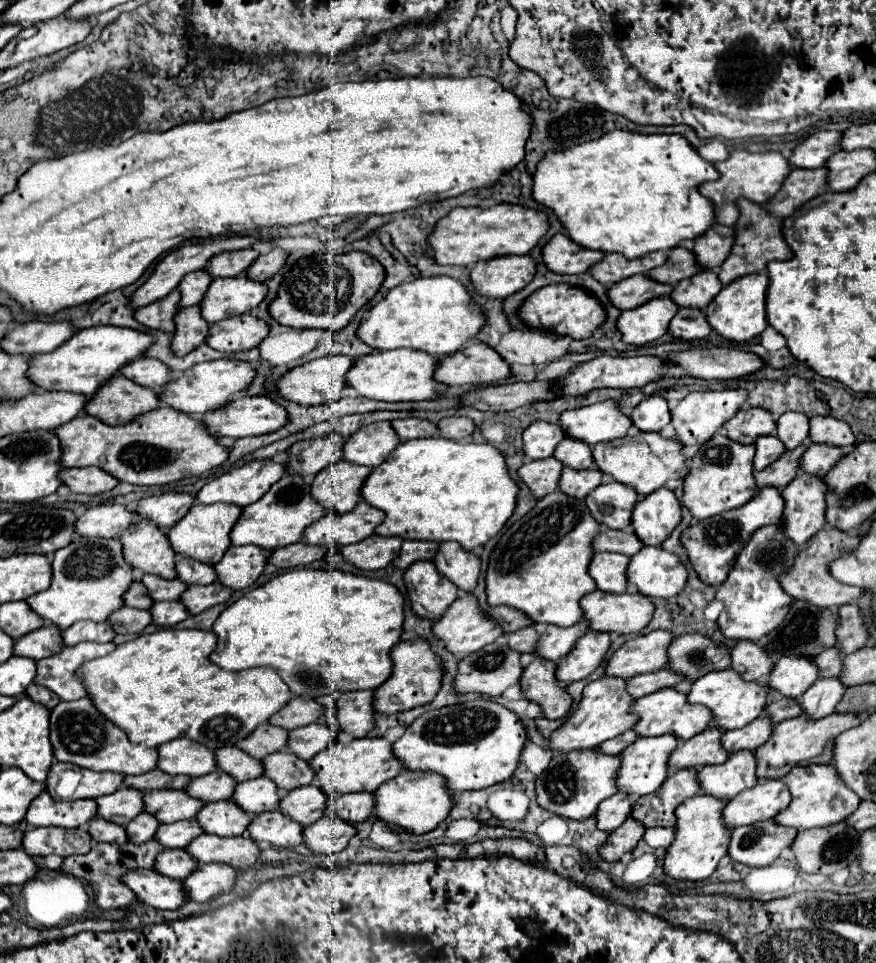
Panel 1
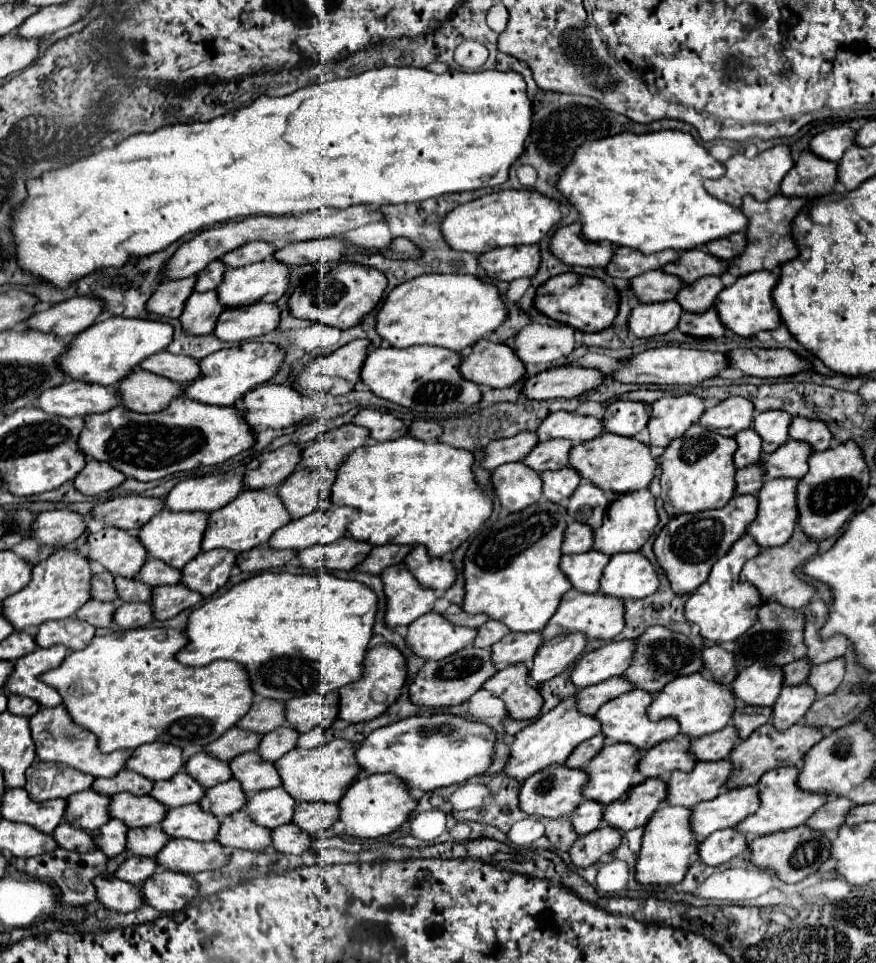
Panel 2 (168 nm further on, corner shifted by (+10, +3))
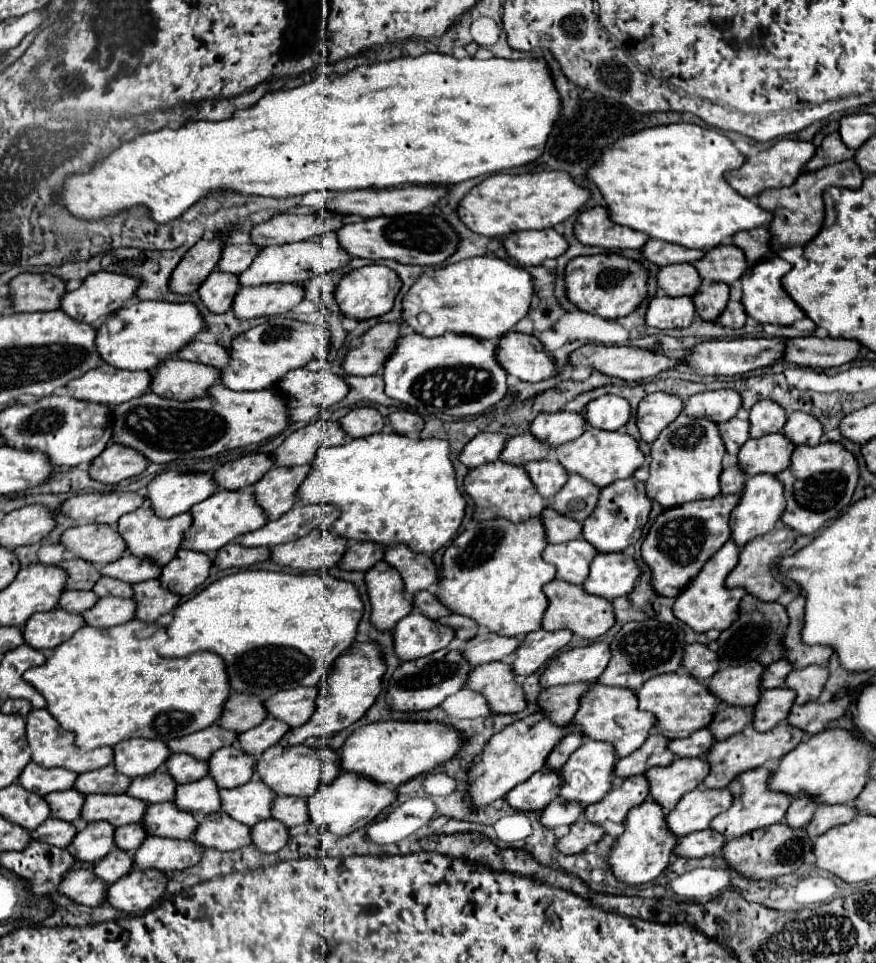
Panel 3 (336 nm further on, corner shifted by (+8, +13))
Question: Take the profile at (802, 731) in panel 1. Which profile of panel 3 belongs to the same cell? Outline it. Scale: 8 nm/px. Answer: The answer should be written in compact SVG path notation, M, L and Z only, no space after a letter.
M780 723L778 727L774 727L772 731L756 731L752 725L746 727L742 733L728 737L726 741L716 741L716 745L710 749L708 753L708 761L710 761L710 775L706 777L704 785L710 789L722 789L726 787L734 777L738 777L744 771L756 769L756 767L774 767L786 753L790 753L794 747L798 747L798 743L802 743L808 735L790 725L790 723Z

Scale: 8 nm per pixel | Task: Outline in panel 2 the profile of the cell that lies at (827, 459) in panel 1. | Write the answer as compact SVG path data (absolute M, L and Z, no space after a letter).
M788 439L780 449L760 459L760 467L764 469L764 477L792 477L800 479L808 473L808 455L812 453L810 445L802 441Z

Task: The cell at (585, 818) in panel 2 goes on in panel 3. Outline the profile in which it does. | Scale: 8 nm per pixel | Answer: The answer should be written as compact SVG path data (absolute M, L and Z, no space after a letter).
M558 797L558 799L554 799L554 803L550 803L548 809L542 811L540 823L548 829L560 827L560 825L572 825L580 819L582 813L584 813L582 803L572 803L572 801L566 801L566 799Z

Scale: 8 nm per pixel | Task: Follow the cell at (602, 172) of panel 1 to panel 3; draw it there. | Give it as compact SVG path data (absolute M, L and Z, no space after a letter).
M674 123L624 135L614 145L604 147L600 159L586 171L586 179L602 193L614 223L646 233L652 239L708 251L726 243L736 231L770 223L770 215L766 215L766 211L762 211L752 199L736 193L724 179L726 171L738 169L742 163L742 153L722 131L704 129L694 123Z

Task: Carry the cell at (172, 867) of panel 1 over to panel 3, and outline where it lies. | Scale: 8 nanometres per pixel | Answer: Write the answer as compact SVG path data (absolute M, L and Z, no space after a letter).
M114 849L110 851L110 855L106 855L104 859L100 859L94 865L94 873L106 881L106 883L116 883L120 877L128 875L134 869L134 857L122 849Z

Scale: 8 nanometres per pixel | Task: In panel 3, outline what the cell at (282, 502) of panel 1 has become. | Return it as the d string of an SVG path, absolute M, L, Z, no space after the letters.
M242 489L242 491L218 491L214 493L210 499L194 505L190 509L194 523L192 527L186 531L184 535L184 549L194 549L194 551L218 551L220 547L228 545L230 541L238 539L240 535L246 535L254 529L260 529L262 523L268 521L266 511L262 511L262 507L258 507L254 493L250 489Z

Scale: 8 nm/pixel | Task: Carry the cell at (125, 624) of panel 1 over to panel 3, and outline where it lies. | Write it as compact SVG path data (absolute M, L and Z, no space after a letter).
M66 591L58 607L64 607L66 611L72 611L72 613L82 613L92 609L96 603L98 603L98 595L94 595L94 591Z

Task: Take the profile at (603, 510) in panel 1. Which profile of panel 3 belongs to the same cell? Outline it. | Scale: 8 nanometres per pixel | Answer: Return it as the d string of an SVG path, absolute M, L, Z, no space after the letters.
M570 475L568 483L554 497L554 509L566 517L584 521L596 509L598 499L600 489L594 483L580 475Z

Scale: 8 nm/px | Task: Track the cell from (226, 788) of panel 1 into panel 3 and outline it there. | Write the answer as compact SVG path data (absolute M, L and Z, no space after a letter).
M158 769L152 775L136 777L126 793L134 795L136 799L142 799L150 805L150 803L172 801L176 795L176 789L178 789L178 783L168 775L168 771Z

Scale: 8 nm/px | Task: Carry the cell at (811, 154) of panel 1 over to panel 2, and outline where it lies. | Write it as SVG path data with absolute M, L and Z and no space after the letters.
M834 127L834 129L828 129L820 135L816 135L810 143L810 149L818 155L818 157L824 157L828 161L834 161L838 163L840 157L844 155L844 151L852 145L856 145L856 131L850 129L850 127Z

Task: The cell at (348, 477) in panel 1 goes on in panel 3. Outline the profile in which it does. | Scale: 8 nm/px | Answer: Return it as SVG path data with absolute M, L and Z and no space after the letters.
M310 465L300 467L272 467L256 485L254 495L258 505L274 521L288 513L298 503L298 489L310 473Z

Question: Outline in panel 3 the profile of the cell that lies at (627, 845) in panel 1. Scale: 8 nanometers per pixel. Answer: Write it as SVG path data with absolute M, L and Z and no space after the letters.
M578 821L574 825L570 825L570 833L564 835L562 839L558 839L558 849L564 855L578 855L584 853L588 845L598 843L604 837L604 829L596 823L590 821Z

